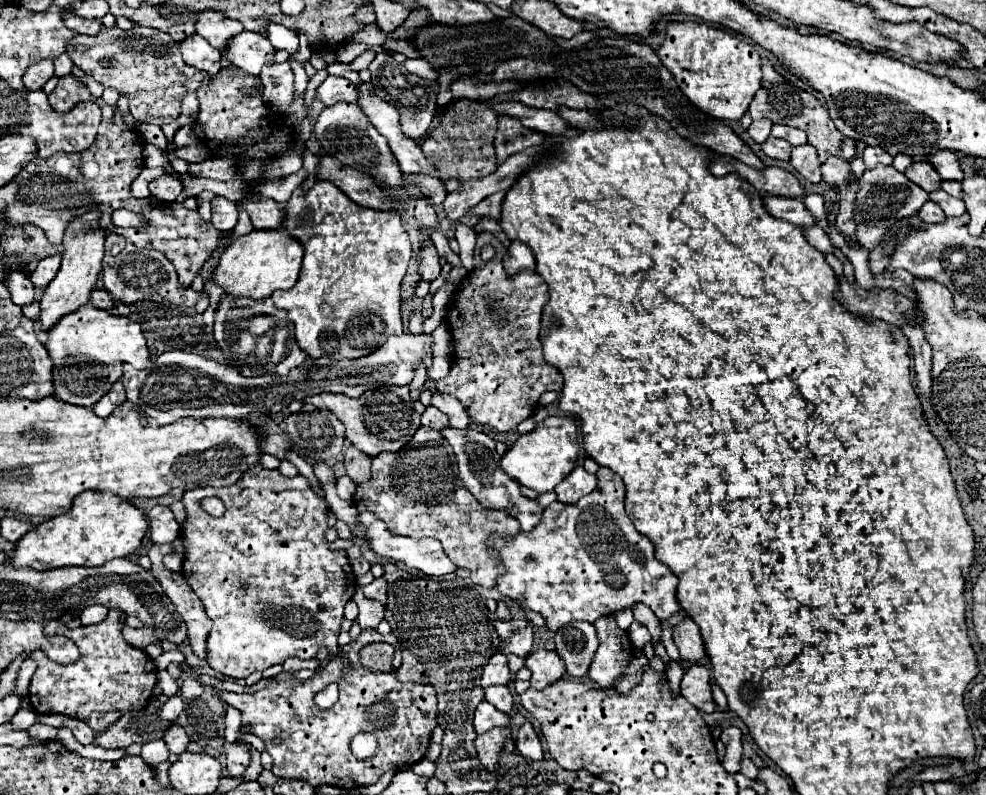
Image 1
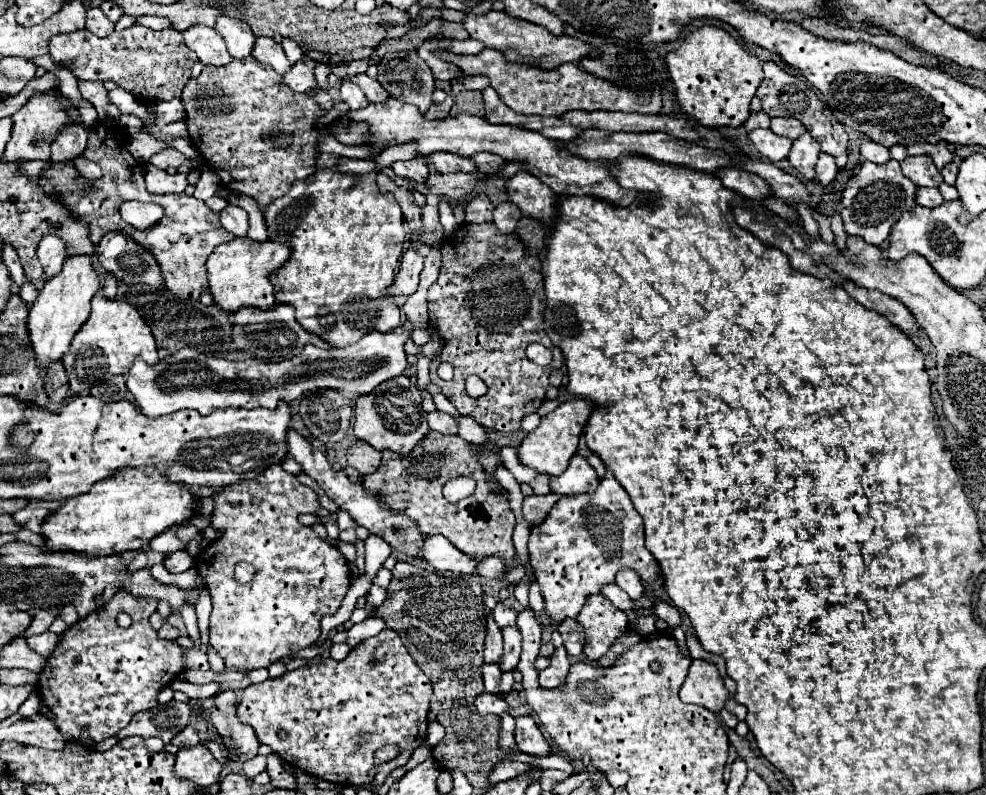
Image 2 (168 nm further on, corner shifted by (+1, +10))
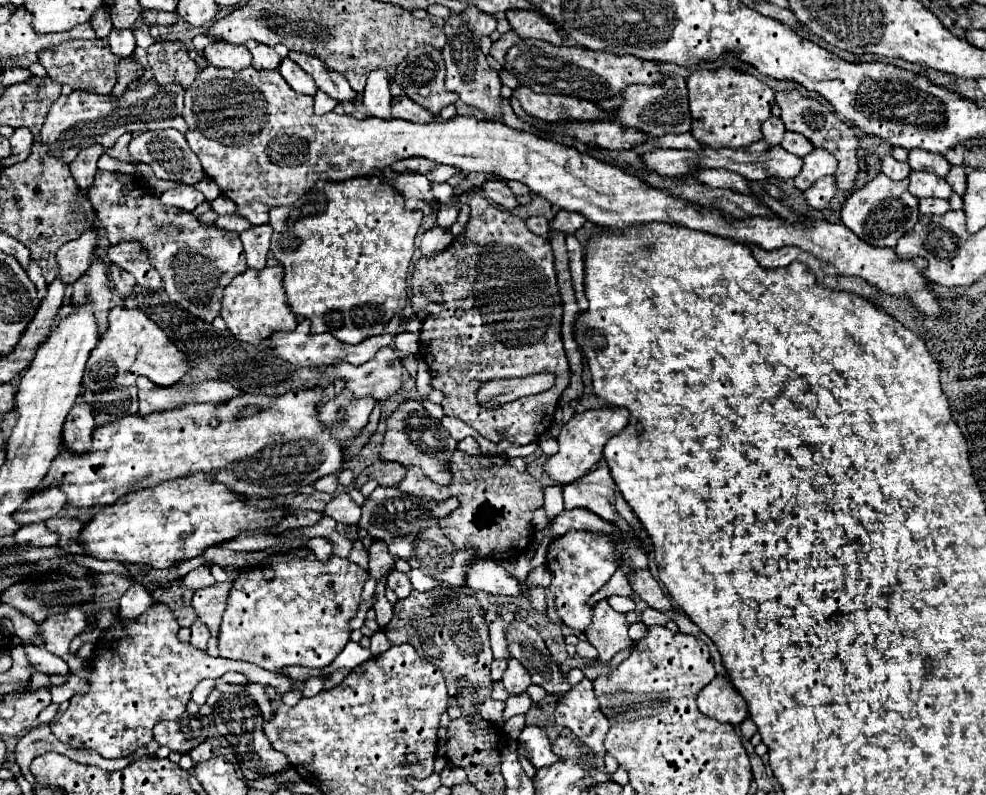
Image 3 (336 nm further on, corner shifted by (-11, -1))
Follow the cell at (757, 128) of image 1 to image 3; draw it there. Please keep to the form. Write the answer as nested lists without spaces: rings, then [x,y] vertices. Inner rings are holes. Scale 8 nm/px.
[[[770,117],[764,125],[762,125],[762,133],[764,133],[764,139],[768,141],[768,143],[780,143],[782,141],[782,135],[786,133],[786,127],[784,127],[784,123],[782,123],[782,119],[780,117]]]

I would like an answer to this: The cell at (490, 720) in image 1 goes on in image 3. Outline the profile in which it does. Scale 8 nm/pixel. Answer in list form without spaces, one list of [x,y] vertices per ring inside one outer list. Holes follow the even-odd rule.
[[[488,697],[488,699],[484,699],[484,703],[480,707],[480,717],[484,721],[490,721],[490,723],[500,723],[502,721],[502,711],[504,711],[504,703]]]

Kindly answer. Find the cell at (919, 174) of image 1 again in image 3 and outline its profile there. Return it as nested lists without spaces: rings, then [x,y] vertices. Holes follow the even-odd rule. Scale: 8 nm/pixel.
[[[912,171],[910,173],[910,193],[918,199],[922,197],[940,197],[948,199],[952,195],[952,187],[938,175],[932,175],[928,171]]]

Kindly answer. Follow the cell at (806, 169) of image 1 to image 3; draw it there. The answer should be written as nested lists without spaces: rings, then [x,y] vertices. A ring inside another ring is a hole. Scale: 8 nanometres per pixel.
[[[814,149],[802,165],[800,175],[794,179],[794,187],[804,191],[806,187],[810,187],[816,179],[822,179],[826,175],[834,175],[836,173],[836,159],[824,151],[824,149]]]

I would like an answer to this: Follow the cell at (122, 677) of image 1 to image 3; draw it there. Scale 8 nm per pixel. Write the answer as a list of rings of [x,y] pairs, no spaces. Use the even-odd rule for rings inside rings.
[[[164,603],[152,605],[134,621],[122,619],[120,625],[108,629],[94,647],[96,657],[90,661],[90,691],[86,695],[74,695],[68,709],[56,721],[50,721],[52,733],[76,749],[94,749],[112,759],[128,757],[136,747],[154,739],[152,729],[156,723],[178,719],[186,711],[192,689],[206,677],[218,679],[228,671],[238,671],[256,683],[272,685],[280,695],[304,687],[302,681],[264,671],[250,663],[210,657],[194,645],[182,643],[178,629],[178,621]]]

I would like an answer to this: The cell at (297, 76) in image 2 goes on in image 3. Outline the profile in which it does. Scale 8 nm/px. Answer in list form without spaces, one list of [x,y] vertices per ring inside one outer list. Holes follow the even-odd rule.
[[[318,91],[318,95],[314,97],[314,111],[316,111],[318,115],[330,113],[336,105],[338,105],[338,101],[336,101],[336,99],[332,99],[330,95],[326,95],[324,91]]]

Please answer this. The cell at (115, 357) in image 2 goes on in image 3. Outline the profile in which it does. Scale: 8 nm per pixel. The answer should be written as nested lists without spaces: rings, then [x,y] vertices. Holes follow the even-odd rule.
[[[114,307],[108,317],[108,331],[92,351],[84,375],[84,387],[100,393],[110,389],[110,385],[130,387],[136,377],[144,375],[160,387],[176,385],[188,373],[188,357],[170,341],[170,337],[150,321],[140,309]]]

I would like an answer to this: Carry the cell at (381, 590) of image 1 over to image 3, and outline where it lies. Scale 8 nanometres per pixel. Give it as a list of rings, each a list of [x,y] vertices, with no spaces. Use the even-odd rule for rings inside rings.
[[[392,571],[388,575],[388,583],[386,583],[400,599],[406,599],[410,593],[412,593],[412,585],[410,585],[410,579],[406,573],[398,573],[398,571]]]

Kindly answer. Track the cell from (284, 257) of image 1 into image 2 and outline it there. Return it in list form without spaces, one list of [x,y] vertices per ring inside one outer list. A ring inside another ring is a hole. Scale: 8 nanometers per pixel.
[[[234,238],[232,242],[220,244],[206,262],[210,294],[214,296],[214,302],[224,312],[236,312],[236,308],[242,306],[256,306],[262,310],[274,308],[276,300],[270,276],[276,274],[288,262],[290,254],[292,254],[290,244],[272,240],[256,242],[250,238]]]

